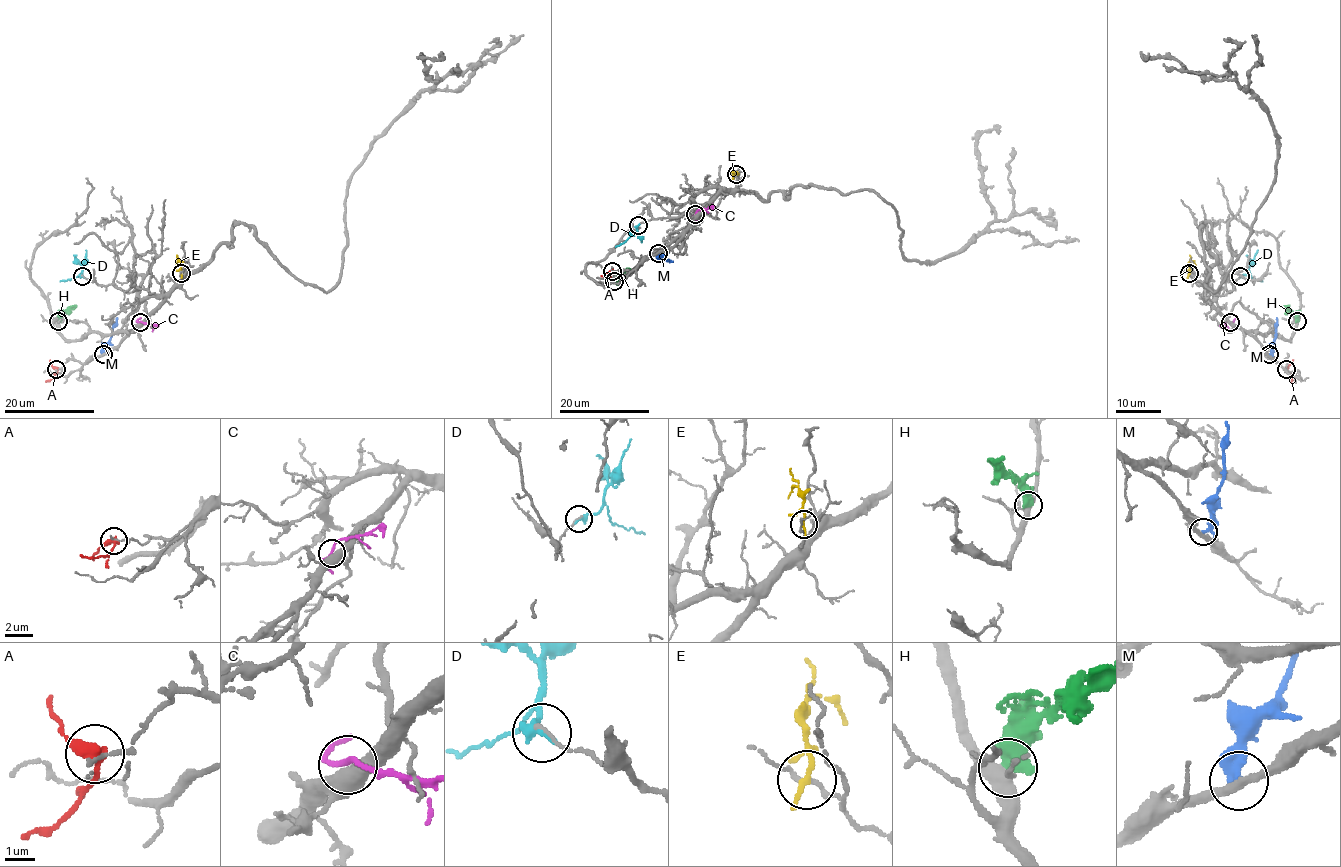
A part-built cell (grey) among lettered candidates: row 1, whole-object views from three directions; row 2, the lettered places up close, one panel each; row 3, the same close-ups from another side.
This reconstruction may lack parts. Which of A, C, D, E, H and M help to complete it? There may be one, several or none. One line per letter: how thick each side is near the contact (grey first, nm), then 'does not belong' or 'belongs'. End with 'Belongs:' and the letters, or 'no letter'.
A: 130/320 nm | does not belong
C: 480/170 nm | does not belong
D: 140/340 nm | does not belong
E: 140/160 nm | does not belong
H: 340/650 nm | does not belong
M: 280/340 nm | does not belong
Belongs: no letter

